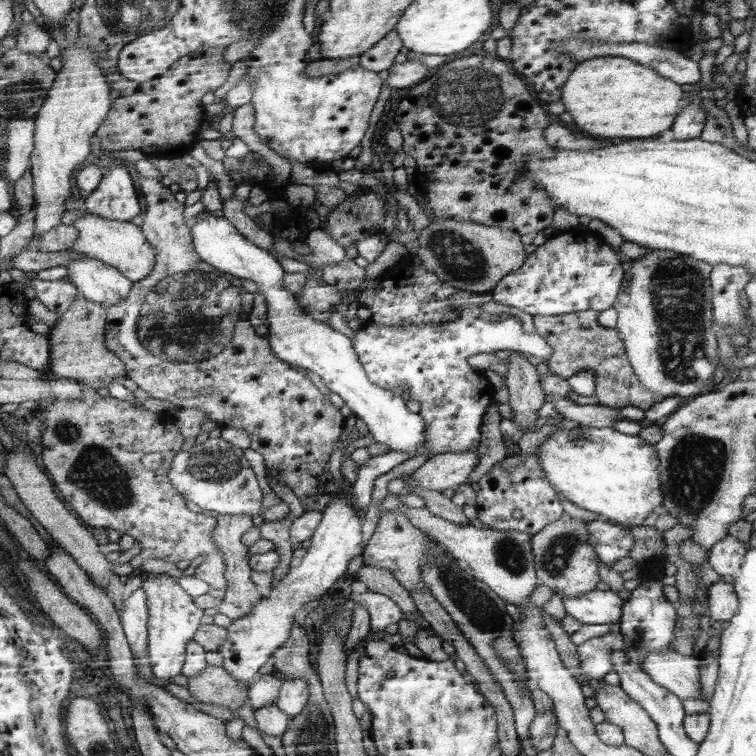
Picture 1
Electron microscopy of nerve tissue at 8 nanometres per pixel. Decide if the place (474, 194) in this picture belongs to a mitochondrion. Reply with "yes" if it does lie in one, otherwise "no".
no

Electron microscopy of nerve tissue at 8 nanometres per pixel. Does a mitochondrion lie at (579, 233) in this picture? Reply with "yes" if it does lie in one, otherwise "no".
no

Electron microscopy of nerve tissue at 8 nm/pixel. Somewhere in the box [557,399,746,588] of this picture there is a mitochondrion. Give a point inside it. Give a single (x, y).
(696, 466)

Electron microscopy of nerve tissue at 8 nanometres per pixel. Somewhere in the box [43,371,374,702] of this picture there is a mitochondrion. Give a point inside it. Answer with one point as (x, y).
(97, 470)

